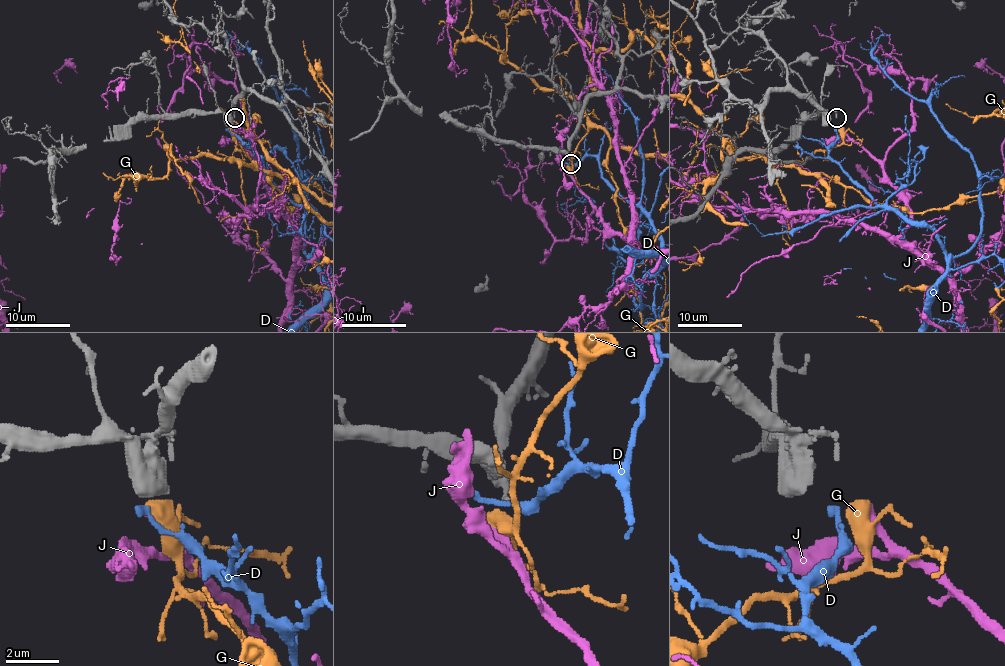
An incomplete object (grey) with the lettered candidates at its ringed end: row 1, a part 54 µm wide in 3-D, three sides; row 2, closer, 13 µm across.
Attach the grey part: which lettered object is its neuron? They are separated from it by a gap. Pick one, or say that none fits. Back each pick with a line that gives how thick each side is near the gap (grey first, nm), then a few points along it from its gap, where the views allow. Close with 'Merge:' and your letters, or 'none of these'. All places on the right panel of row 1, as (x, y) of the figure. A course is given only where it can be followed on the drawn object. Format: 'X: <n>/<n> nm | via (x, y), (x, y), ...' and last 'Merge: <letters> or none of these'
Merge: none of these

